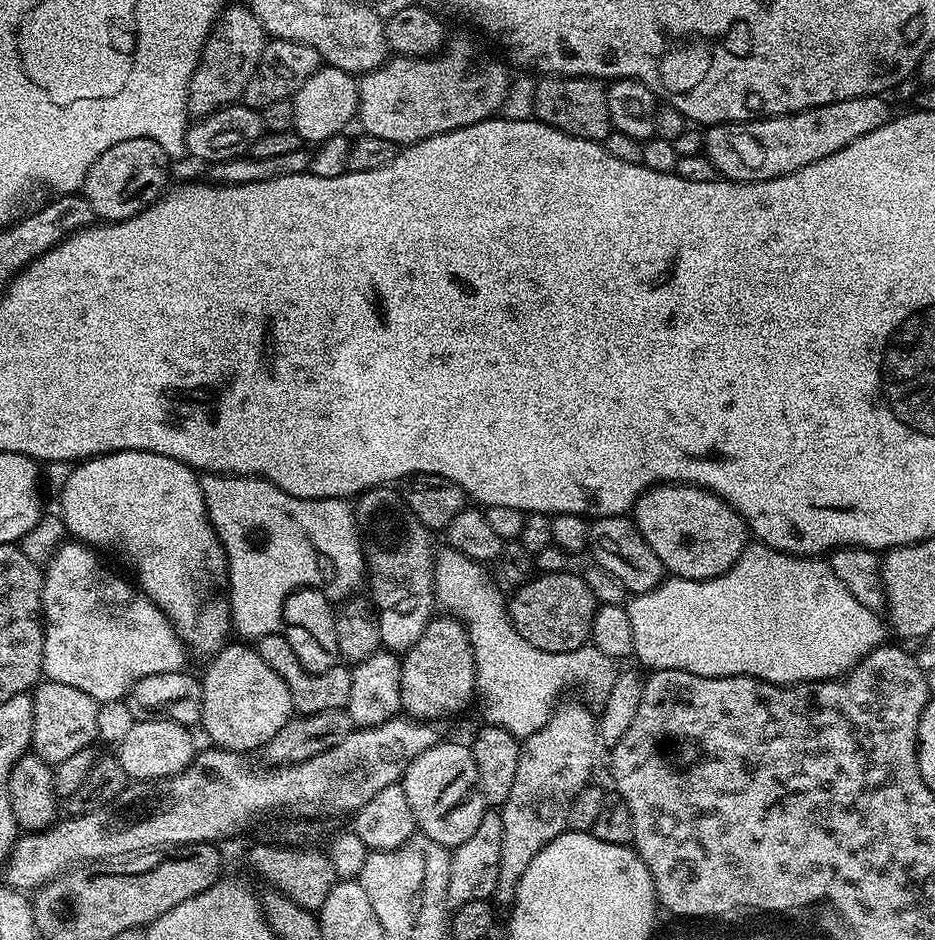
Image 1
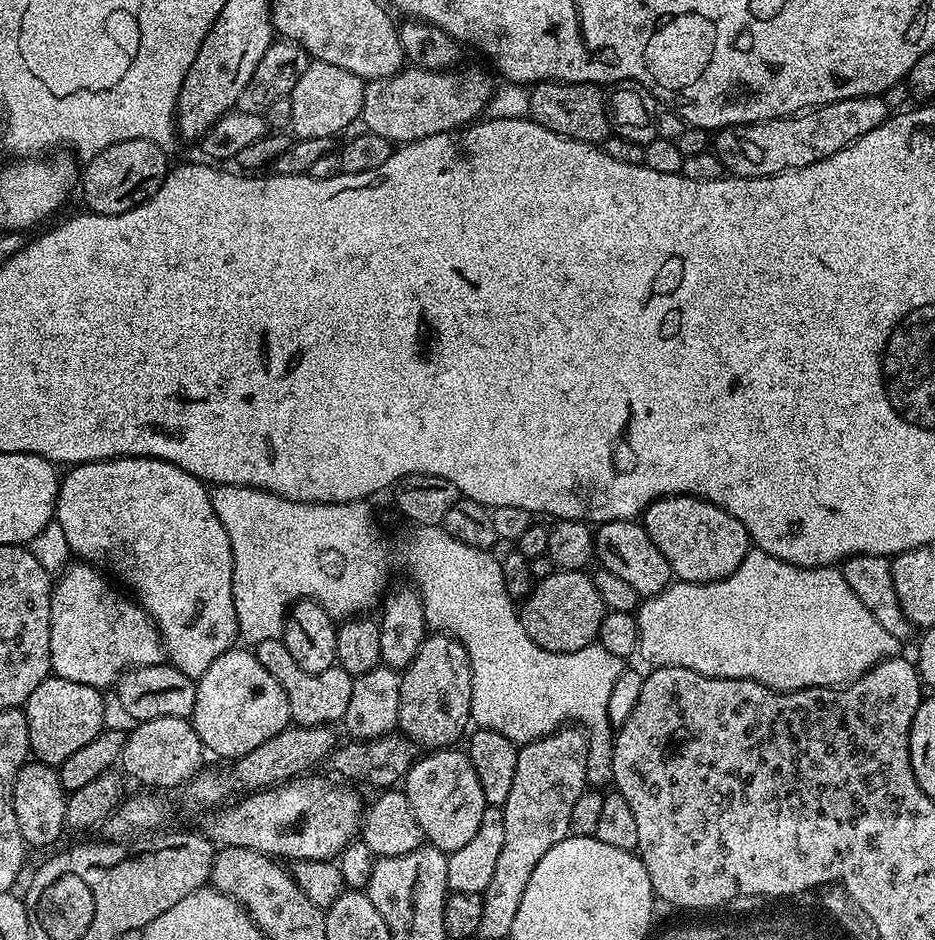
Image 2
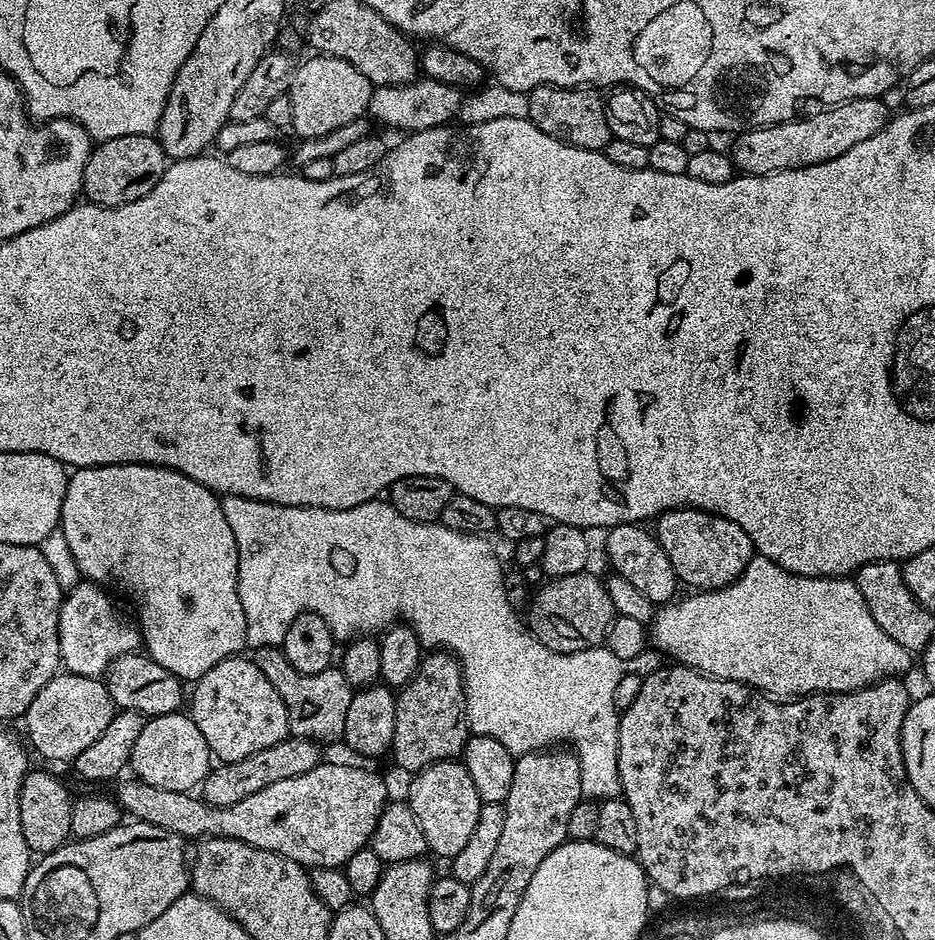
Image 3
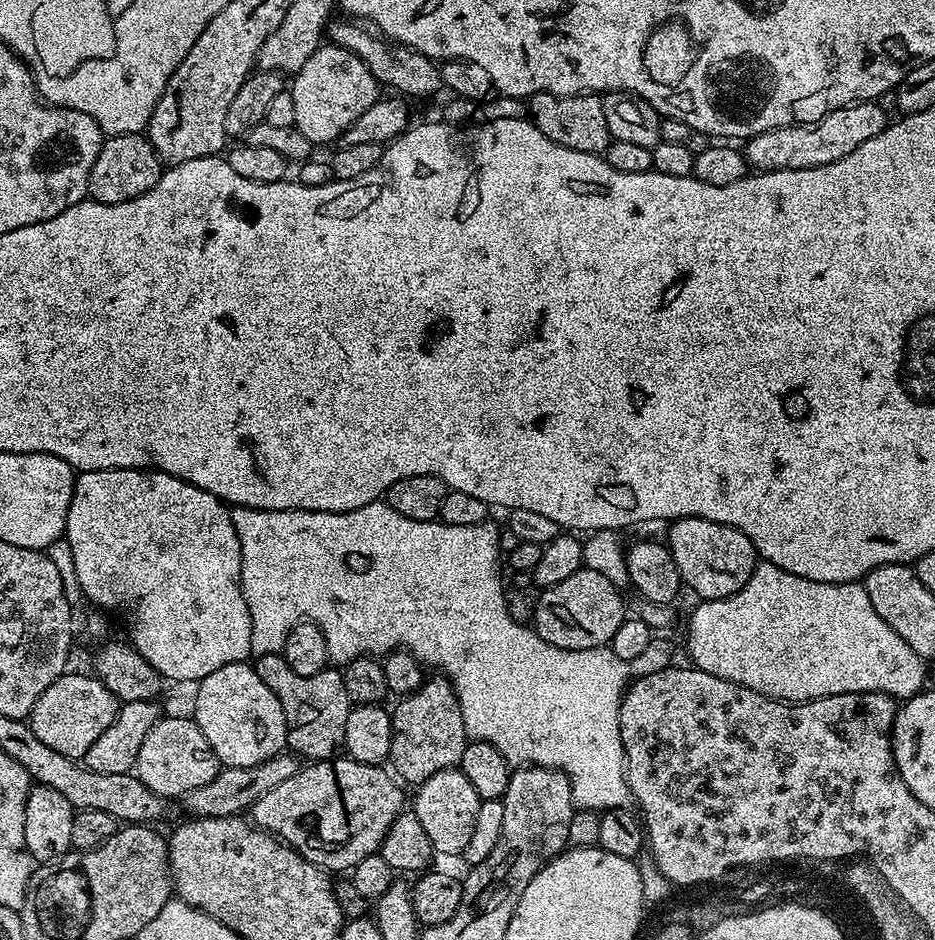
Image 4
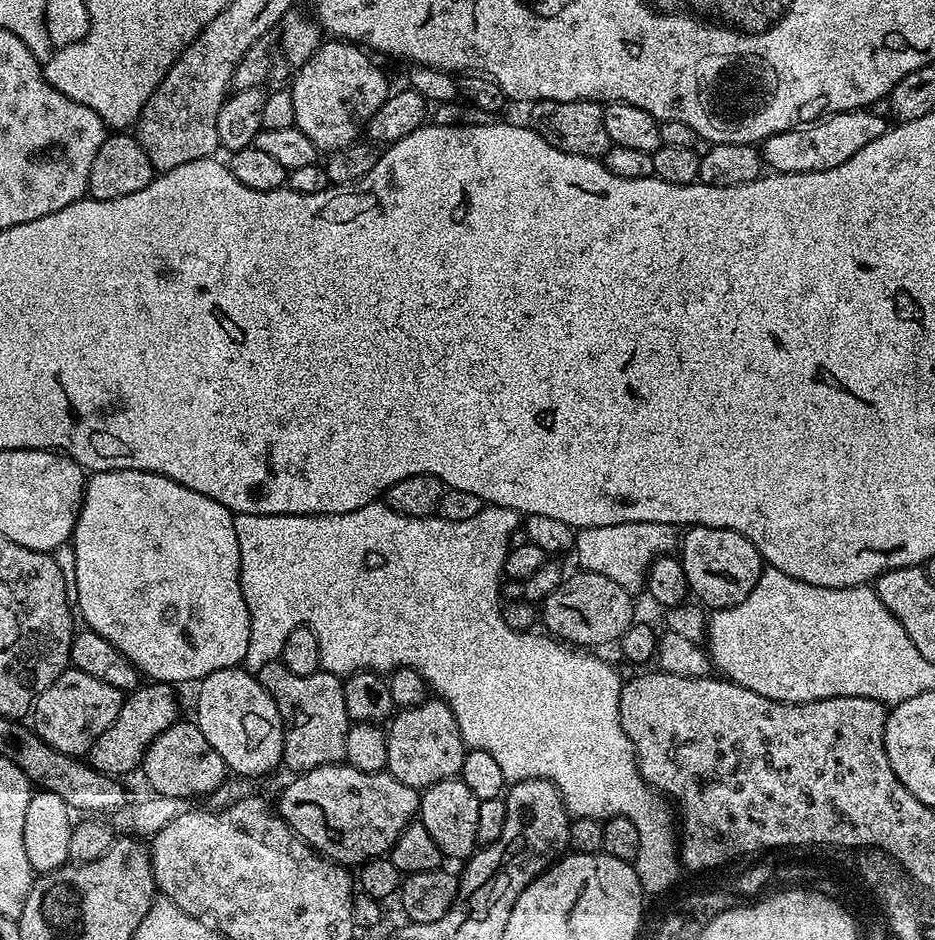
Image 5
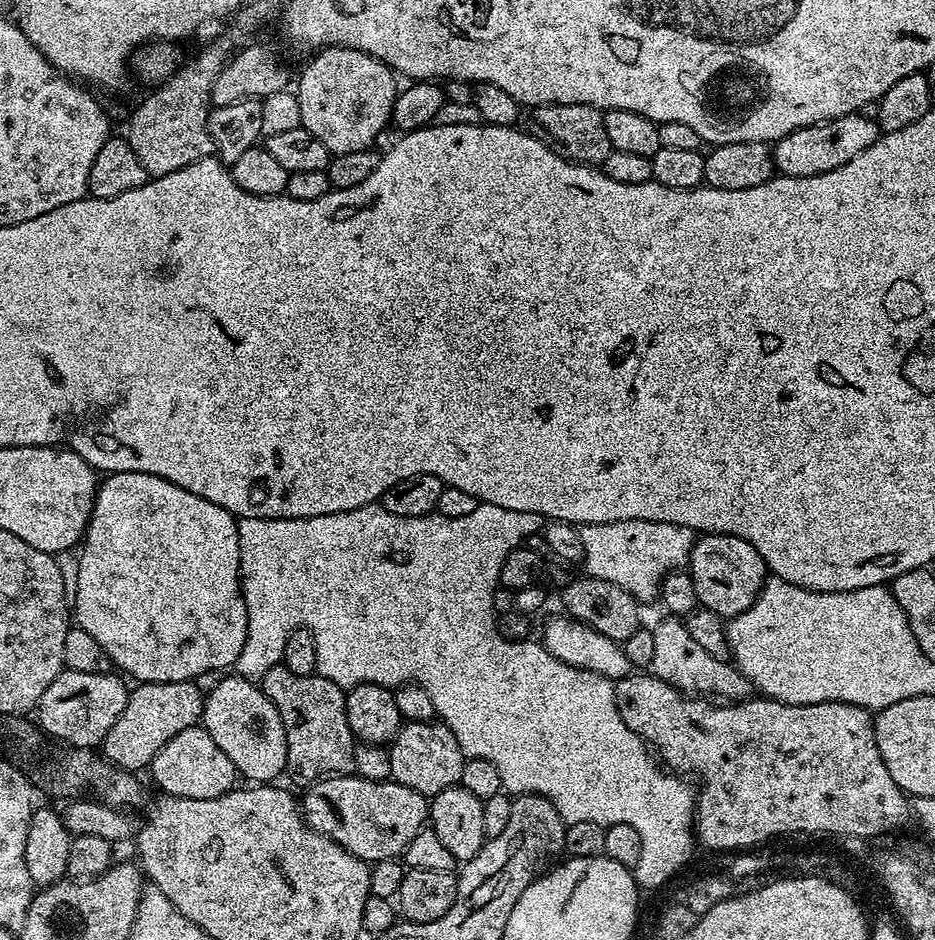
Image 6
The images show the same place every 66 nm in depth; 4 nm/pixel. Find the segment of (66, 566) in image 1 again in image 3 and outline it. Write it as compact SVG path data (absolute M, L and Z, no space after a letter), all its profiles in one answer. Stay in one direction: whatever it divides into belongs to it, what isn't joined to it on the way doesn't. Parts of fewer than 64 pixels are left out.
M82 582L60 601L60 663L73 676L103 677L114 658L135 652L141 647L139 627L131 619L128 621L104 592L107 591L95 582Z

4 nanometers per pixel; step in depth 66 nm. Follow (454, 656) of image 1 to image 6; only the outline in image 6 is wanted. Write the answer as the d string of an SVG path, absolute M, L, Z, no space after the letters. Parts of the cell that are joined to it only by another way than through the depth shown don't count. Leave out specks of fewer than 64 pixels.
M436 720L401 723L400 731L390 741L391 779L429 798L442 794L442 790L457 787L462 778L462 766L466 759L464 751L458 746L458 738L443 724Z

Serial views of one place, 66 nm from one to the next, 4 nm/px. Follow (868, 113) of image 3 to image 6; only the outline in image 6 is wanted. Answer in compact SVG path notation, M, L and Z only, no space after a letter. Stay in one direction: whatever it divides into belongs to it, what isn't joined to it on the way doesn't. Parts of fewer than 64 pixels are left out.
M852 112L849 116L839 116L822 124L799 128L775 141L772 160L776 163L776 172L781 176L817 176L846 166L846 162L850 162L850 158L858 158L866 146L874 146L882 134L875 119L871 115L864 115L868 114Z

